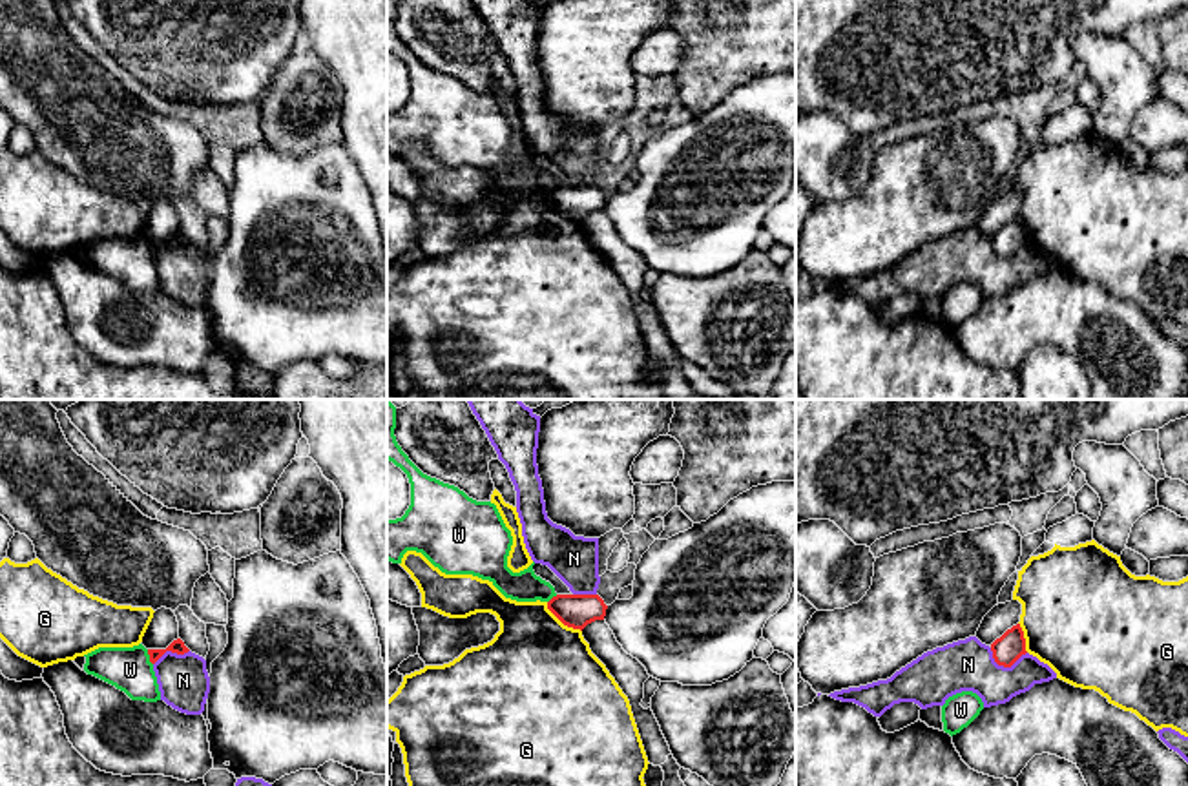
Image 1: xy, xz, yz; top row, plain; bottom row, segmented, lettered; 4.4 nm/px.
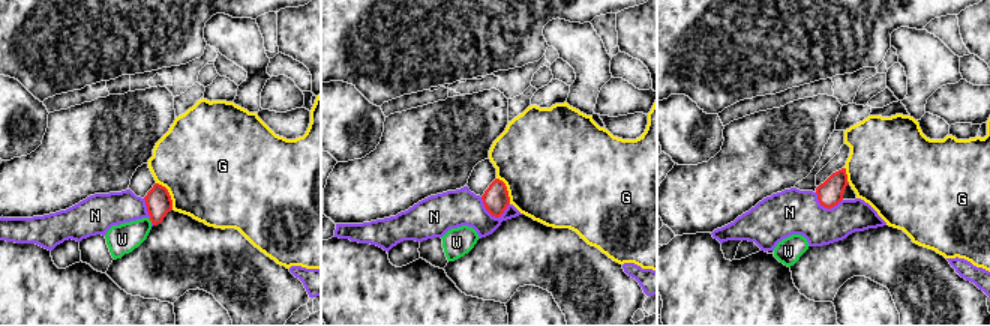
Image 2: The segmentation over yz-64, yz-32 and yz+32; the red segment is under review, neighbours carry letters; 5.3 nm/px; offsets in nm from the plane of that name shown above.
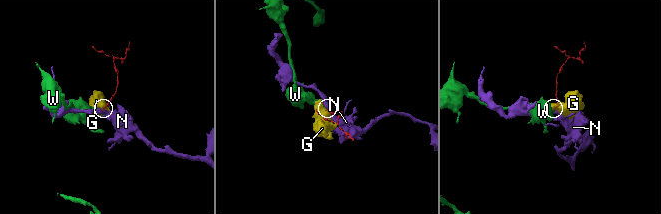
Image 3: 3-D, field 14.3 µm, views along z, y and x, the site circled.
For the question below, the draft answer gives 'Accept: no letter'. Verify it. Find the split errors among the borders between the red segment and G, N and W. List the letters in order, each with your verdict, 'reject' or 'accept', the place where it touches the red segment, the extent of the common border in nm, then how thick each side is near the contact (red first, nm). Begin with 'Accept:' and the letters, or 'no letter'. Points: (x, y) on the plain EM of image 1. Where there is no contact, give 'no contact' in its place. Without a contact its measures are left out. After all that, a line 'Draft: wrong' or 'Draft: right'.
Accept: no letter
G: reject | xz (562, 214) | 200 nm | 150/480 nm
N: reject | yz (1004, 258) | 170 nm | 130/220 nm
W: reject | xy (150, 248) | 80 nm | 70/190 nm
Draft: right

